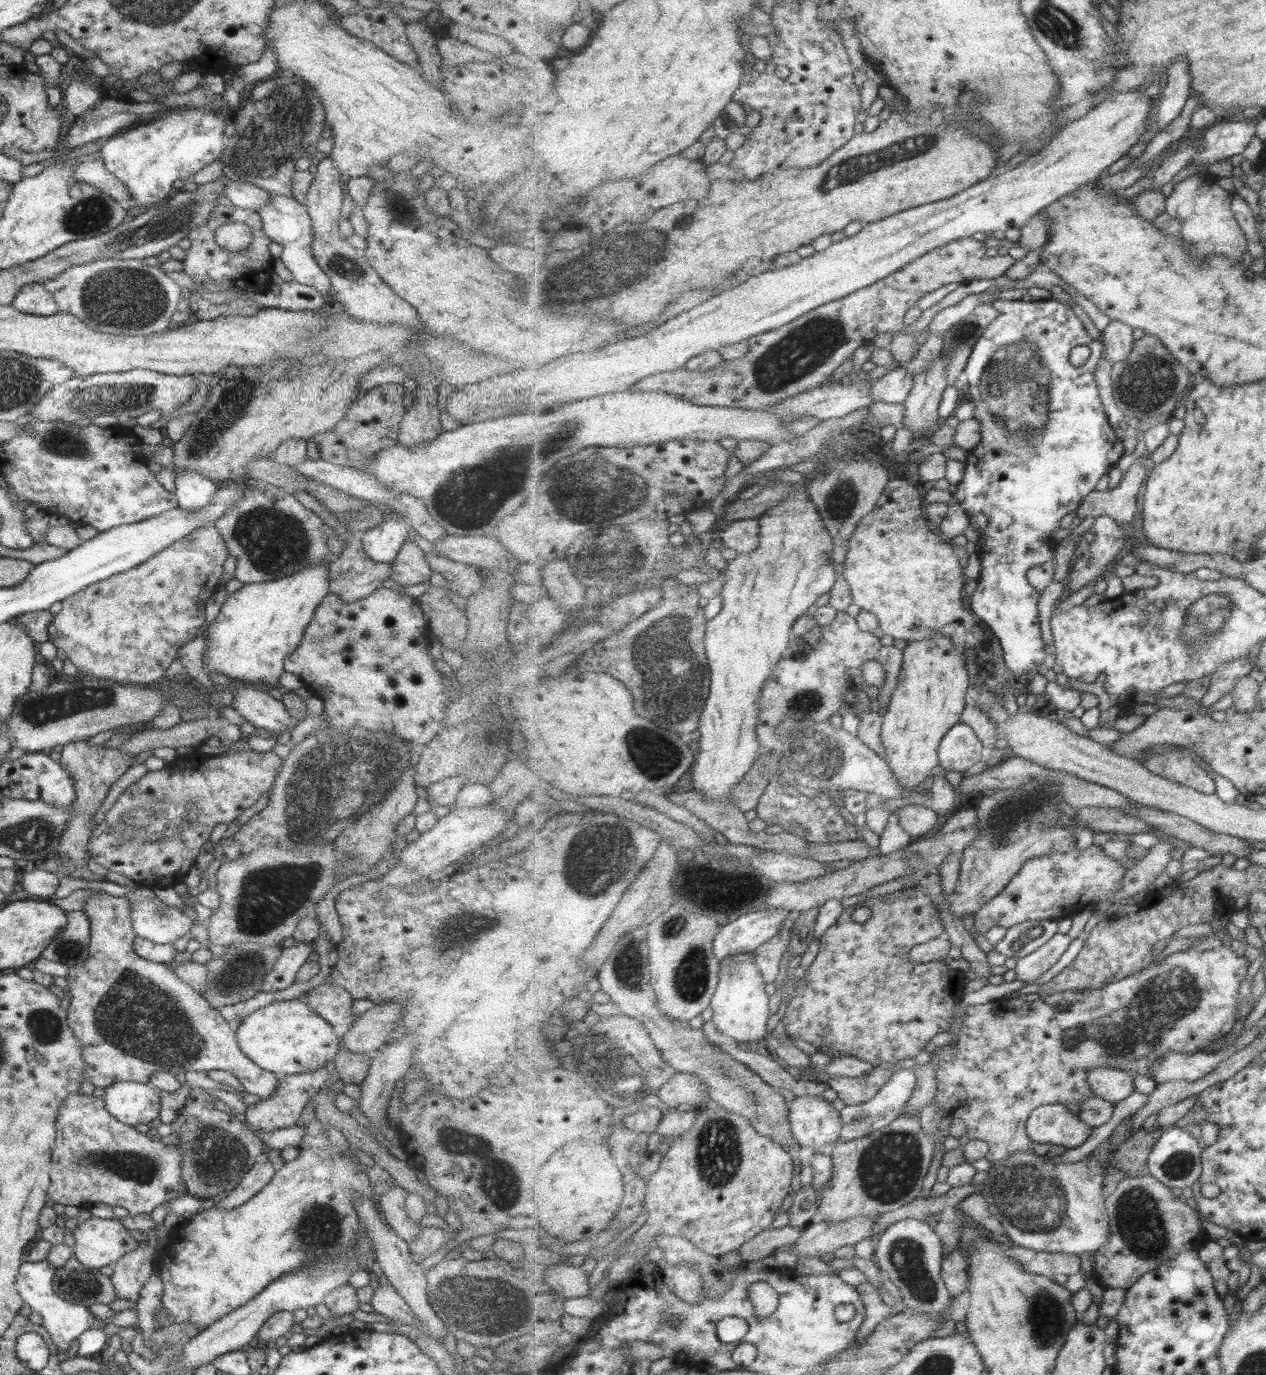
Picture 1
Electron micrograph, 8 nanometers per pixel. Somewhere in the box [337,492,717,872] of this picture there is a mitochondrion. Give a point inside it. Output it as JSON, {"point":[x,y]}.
{"point":[669,672]}

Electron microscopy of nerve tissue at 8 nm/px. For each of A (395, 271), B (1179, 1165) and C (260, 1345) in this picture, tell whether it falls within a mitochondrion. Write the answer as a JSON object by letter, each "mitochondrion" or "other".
{"A":"other","B":"mitochondrion","C":"other"}

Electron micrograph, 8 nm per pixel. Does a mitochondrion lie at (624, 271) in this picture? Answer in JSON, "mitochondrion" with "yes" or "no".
{"mitochondrion":"yes"}

